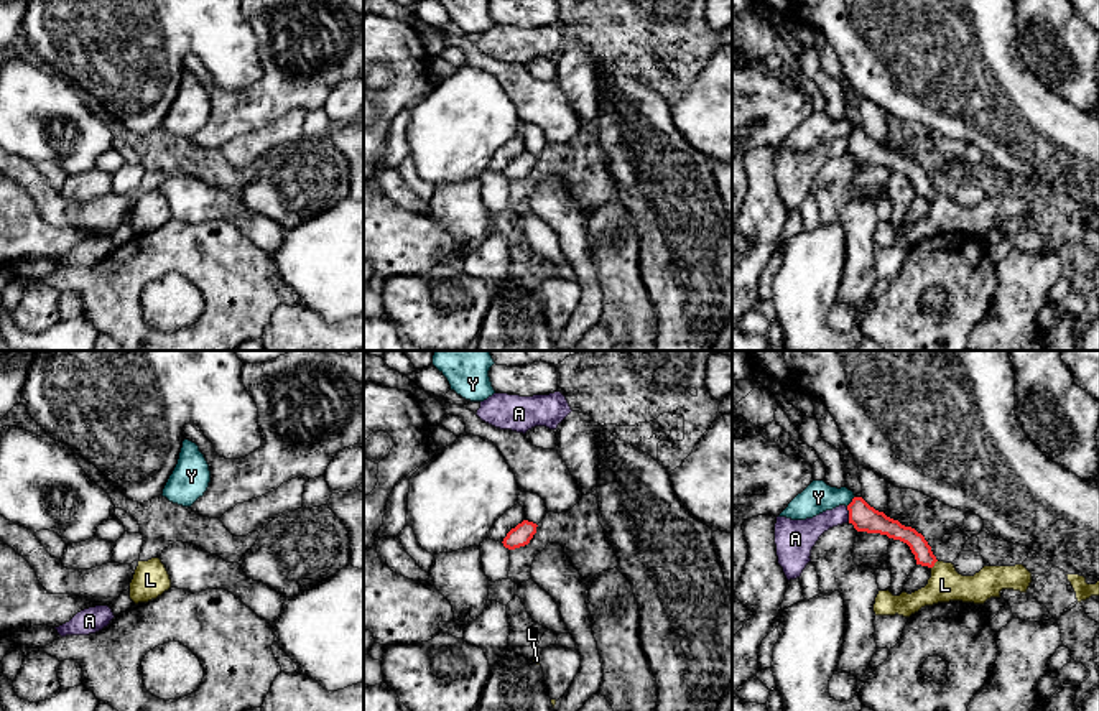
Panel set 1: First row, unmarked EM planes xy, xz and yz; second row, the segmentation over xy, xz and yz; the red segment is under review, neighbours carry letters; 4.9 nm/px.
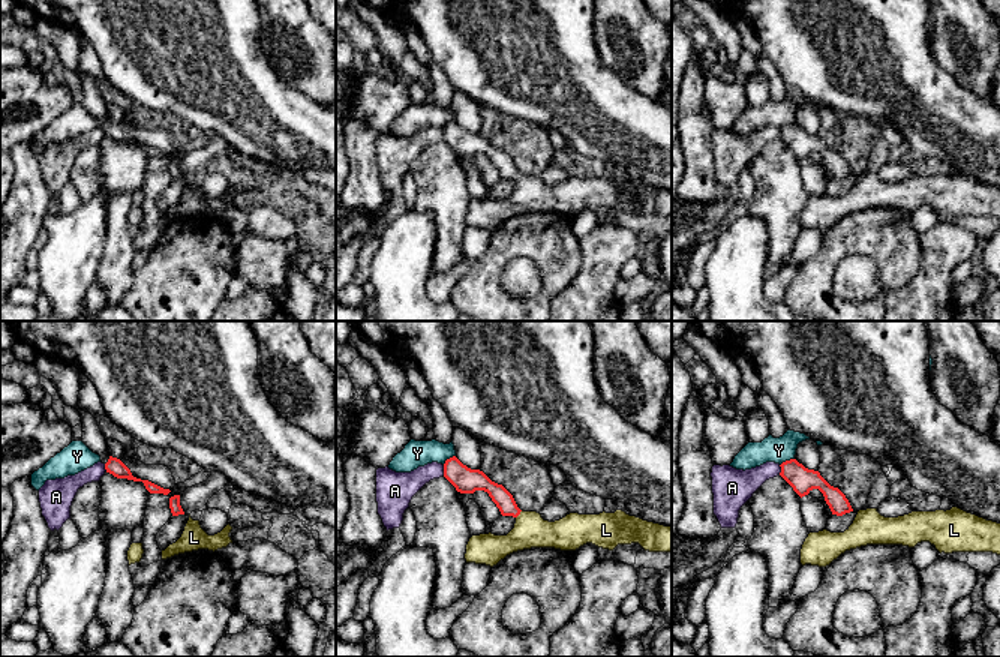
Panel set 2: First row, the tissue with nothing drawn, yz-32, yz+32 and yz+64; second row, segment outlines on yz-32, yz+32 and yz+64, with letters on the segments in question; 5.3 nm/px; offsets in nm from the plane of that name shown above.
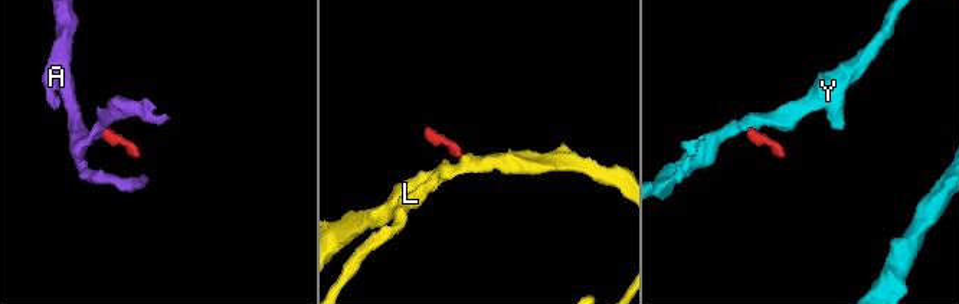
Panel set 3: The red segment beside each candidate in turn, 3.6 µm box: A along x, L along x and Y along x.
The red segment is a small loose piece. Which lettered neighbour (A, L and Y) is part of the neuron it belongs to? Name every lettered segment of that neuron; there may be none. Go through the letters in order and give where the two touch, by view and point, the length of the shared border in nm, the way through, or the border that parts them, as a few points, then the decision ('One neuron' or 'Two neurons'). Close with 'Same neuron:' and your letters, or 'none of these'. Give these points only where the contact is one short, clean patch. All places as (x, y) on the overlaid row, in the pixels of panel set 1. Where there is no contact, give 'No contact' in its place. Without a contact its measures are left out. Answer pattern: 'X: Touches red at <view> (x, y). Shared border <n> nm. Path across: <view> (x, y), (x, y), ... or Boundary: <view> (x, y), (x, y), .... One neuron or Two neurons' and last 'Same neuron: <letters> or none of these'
A: Touches red at yz (849, 514). Shared border 70 nm. Boundary: yz (846, 507), (849, 520). Two neurons
L: Touches red at yz (933, 565). Shared border 50 nm. Path across: yz (923, 555), (933, 565), (943, 575), (945, 585). One neuron
Y: Touches red at yz (853, 501). Shared border 70 nm. Boundary: yz (854, 496), (846, 506). Two neurons
Same neuron: L

